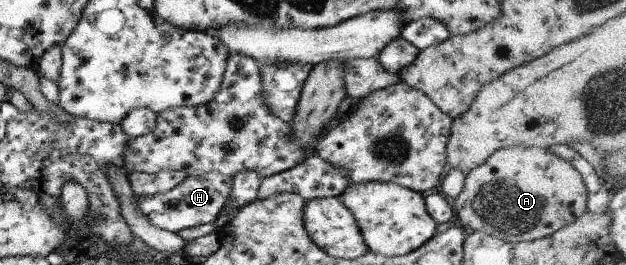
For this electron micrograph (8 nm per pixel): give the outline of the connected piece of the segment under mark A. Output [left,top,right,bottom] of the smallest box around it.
[454,147,587,242]

